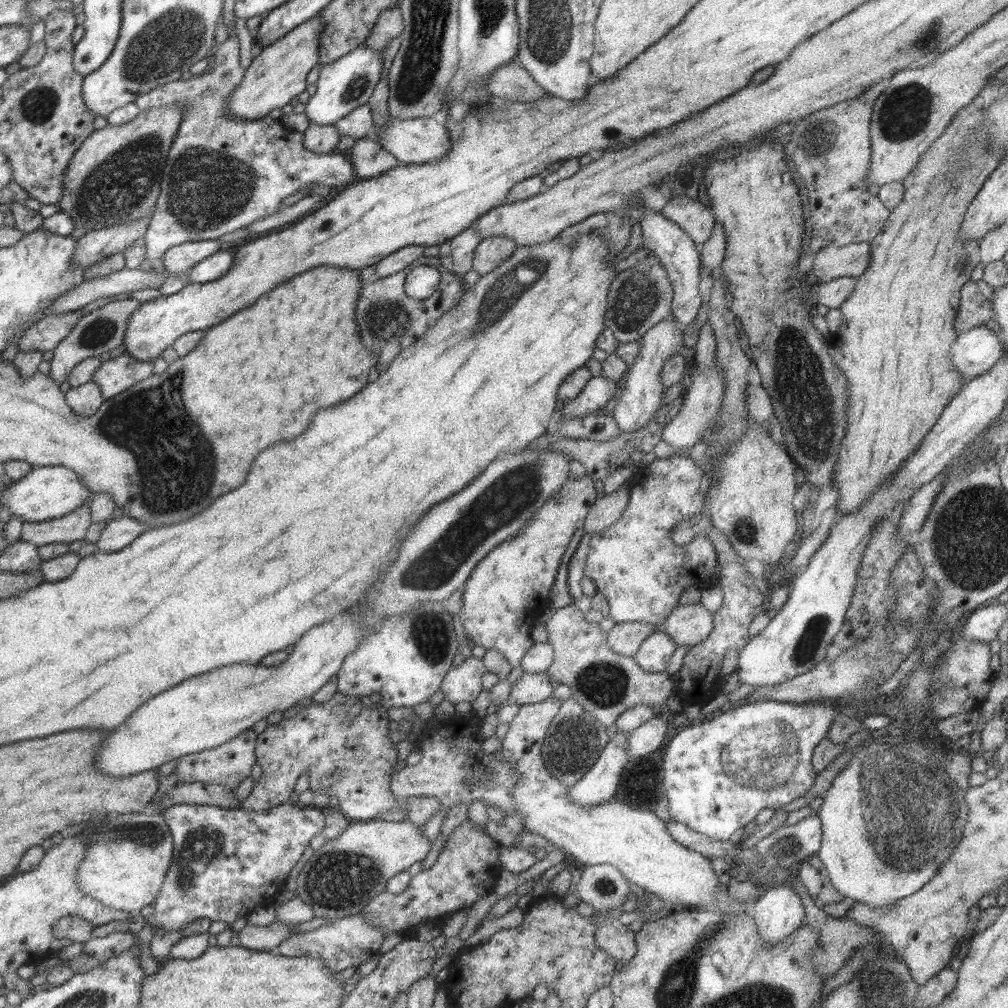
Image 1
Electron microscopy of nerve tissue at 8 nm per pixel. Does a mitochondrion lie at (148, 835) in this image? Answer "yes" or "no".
yes

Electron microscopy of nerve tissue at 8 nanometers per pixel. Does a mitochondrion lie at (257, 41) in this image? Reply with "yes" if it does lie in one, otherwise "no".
no

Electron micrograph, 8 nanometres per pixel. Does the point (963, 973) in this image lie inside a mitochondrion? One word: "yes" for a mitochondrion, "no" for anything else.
no

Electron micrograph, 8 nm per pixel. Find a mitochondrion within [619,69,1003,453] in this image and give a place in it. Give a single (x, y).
(903, 113)

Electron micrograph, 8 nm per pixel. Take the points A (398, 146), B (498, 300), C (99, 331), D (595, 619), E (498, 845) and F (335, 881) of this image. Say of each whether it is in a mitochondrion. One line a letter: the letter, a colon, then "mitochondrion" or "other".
A: other
B: mitochondrion
C: mitochondrion
D: other
E: other
F: mitochondrion

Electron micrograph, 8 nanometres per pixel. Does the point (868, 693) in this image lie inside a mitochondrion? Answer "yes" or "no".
no

